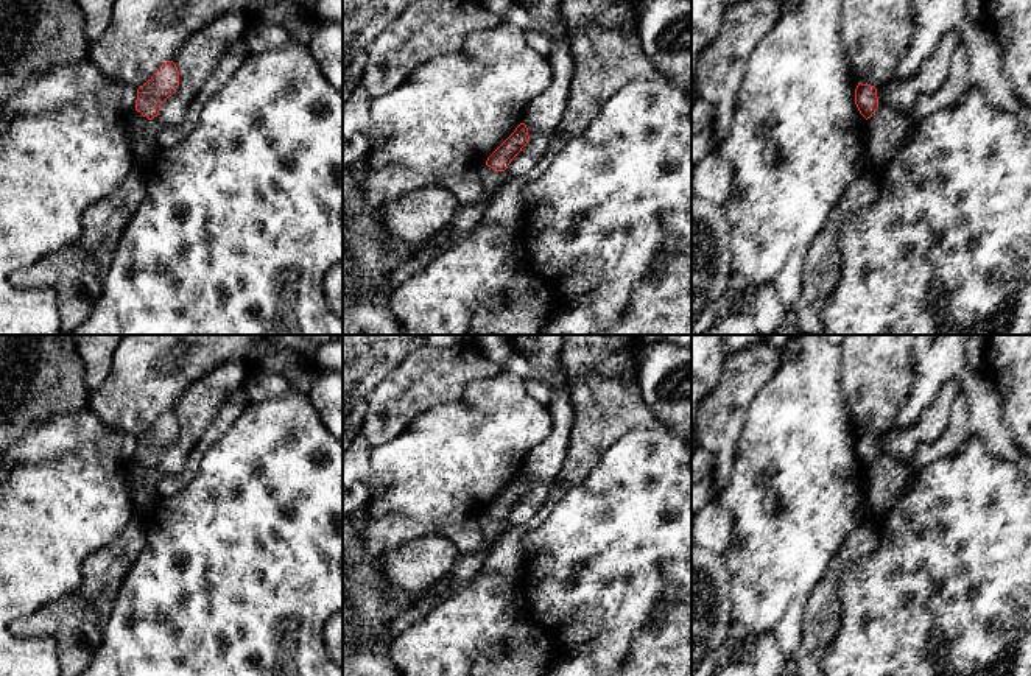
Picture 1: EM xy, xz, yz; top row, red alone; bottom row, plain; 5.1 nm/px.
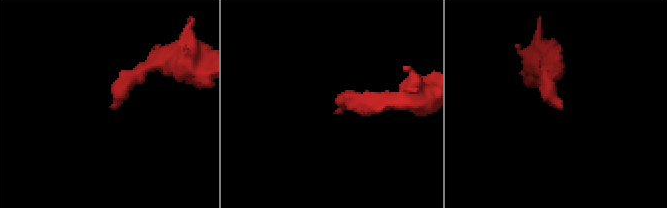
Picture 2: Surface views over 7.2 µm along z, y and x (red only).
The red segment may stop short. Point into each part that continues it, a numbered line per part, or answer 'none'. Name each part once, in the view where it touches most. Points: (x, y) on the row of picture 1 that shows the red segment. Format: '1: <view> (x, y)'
none

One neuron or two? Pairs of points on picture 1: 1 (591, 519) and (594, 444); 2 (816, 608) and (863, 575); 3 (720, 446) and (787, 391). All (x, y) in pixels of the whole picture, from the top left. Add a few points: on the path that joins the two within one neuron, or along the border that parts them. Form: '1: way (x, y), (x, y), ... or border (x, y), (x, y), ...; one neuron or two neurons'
1: border (614, 441), (597, 466), (564, 494); two neurons
2: border (858, 561), (843, 572), (840, 581), (840, 630); two neurons
3: border (757, 393), (745, 418), (734, 463); two neurons

